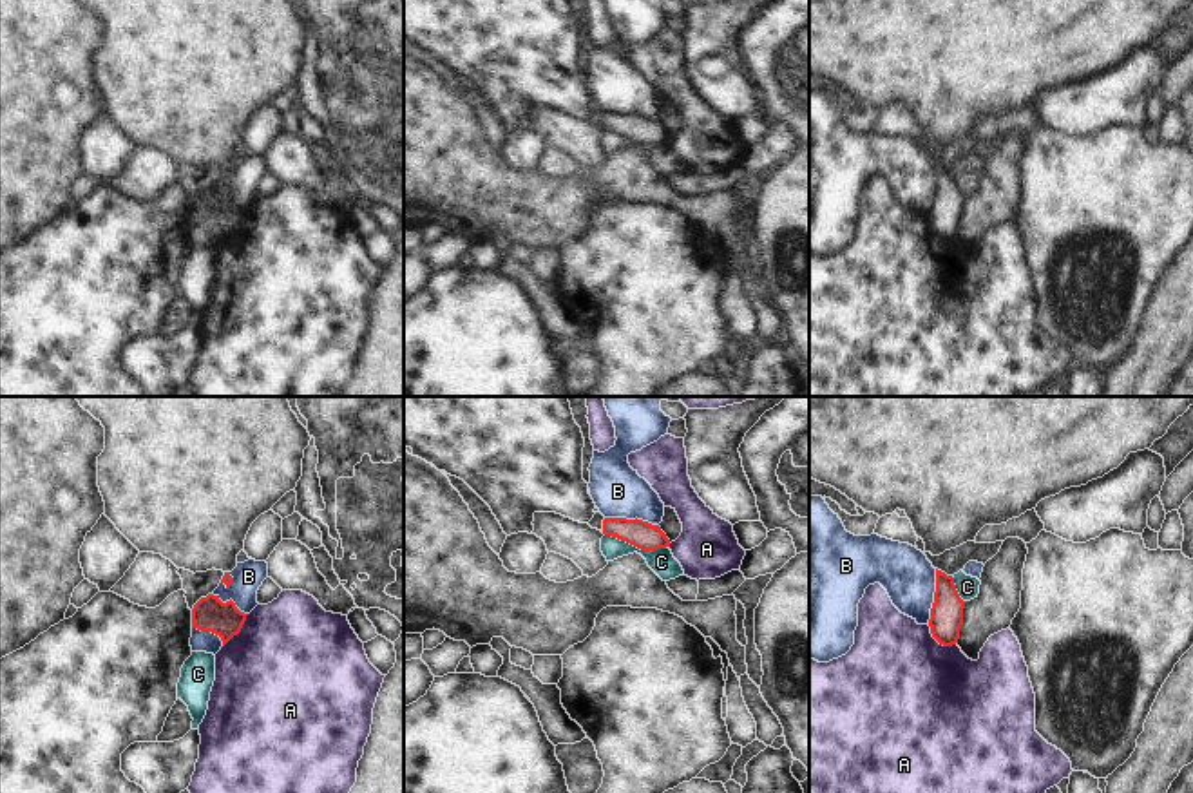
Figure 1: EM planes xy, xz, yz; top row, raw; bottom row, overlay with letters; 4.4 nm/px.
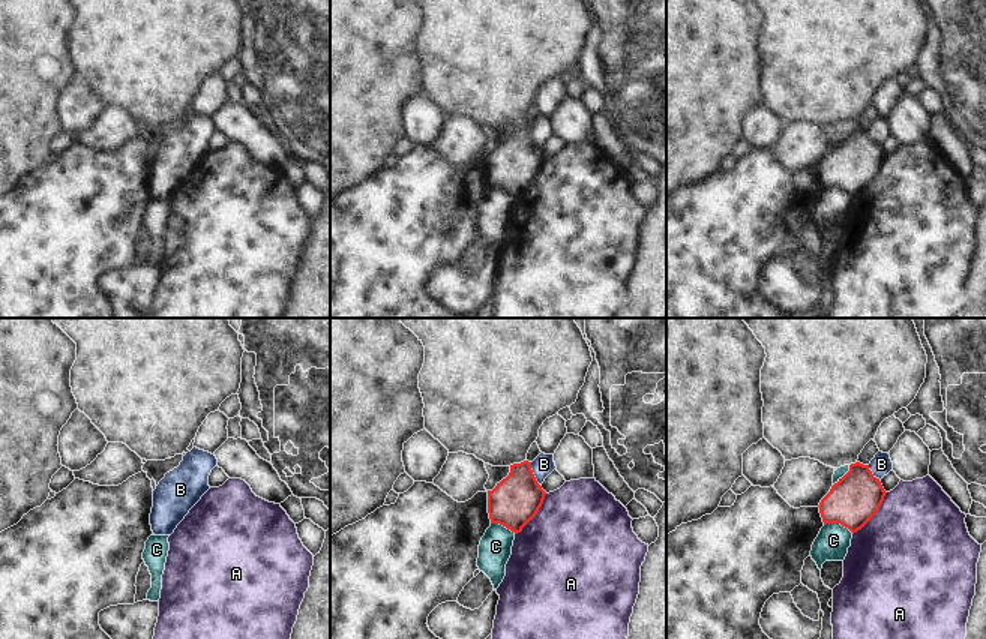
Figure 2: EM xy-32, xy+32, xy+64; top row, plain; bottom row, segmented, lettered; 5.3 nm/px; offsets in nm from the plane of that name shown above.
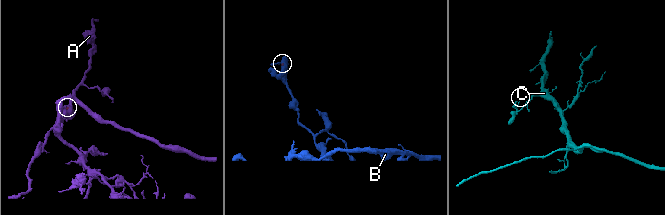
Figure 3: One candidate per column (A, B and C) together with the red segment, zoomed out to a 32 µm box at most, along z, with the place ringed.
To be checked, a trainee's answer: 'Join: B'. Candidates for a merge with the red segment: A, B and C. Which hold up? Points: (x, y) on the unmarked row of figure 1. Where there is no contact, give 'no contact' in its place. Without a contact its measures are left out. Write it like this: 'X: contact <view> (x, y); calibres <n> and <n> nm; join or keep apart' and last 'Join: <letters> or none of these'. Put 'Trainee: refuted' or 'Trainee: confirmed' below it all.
A: contact xy (238, 227); calibres 160 and 500 nm; keep apart
B: contact yz (935, 191); calibres 140 and 240 nm; keep apart
C: contact xz (636, 140); calibres 120 and 110 nm; keep apart
Join: none of these
Trainee: refuted

